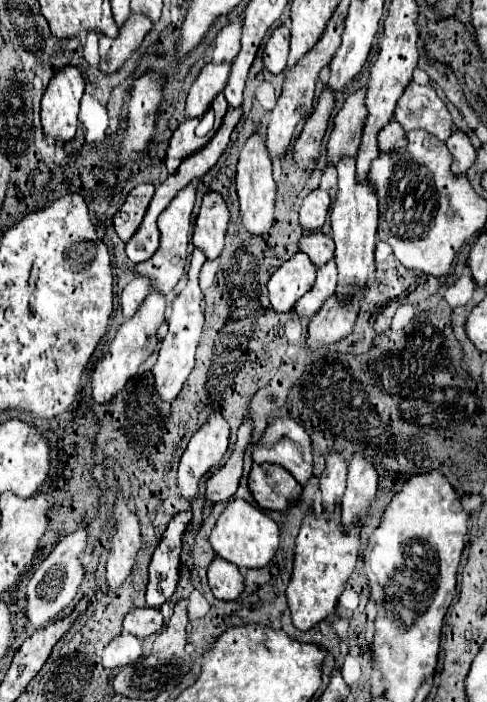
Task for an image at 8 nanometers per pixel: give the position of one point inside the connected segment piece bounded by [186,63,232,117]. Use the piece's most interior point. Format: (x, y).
(212, 79)

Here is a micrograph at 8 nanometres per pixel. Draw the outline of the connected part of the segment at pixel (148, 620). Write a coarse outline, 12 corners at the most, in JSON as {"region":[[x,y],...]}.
{"region":[[134,609],[124,631],[146,639],[164,627],[158,609]]}

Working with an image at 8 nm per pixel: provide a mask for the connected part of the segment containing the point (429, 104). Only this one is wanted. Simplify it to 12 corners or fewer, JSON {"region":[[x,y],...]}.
{"region":[[410,83],[394,119],[440,141],[452,117],[430,85]]}

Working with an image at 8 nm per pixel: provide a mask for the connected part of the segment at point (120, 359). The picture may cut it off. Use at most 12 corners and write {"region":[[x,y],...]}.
{"region":[[152,291],[120,325],[92,375],[110,401],[154,353],[166,297]]}

